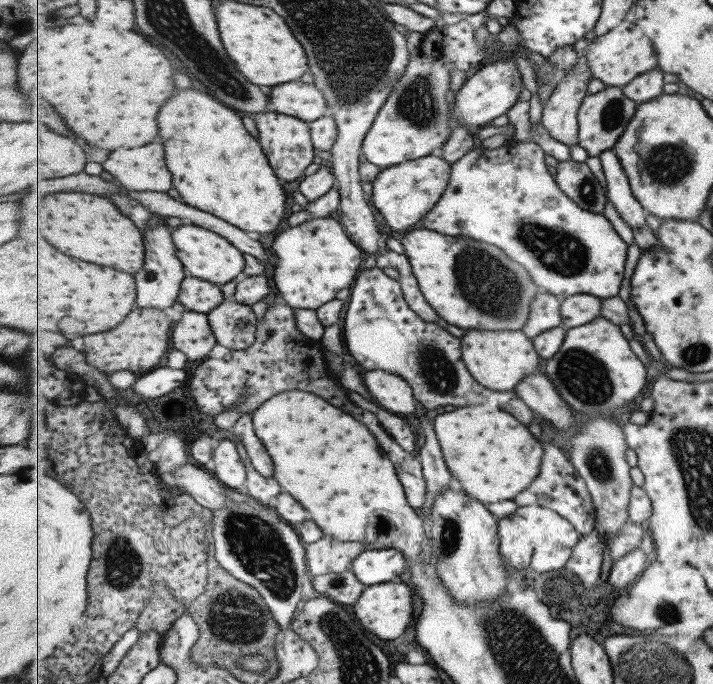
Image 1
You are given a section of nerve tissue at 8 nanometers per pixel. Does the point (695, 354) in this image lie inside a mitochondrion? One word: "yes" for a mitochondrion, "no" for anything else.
yes

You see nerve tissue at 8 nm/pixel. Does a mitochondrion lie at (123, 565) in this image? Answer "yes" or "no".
yes

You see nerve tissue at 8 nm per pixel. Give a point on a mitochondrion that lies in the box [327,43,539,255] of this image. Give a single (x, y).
(417, 105)

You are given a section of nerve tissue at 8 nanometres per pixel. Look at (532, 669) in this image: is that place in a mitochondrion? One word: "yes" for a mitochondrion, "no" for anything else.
yes

